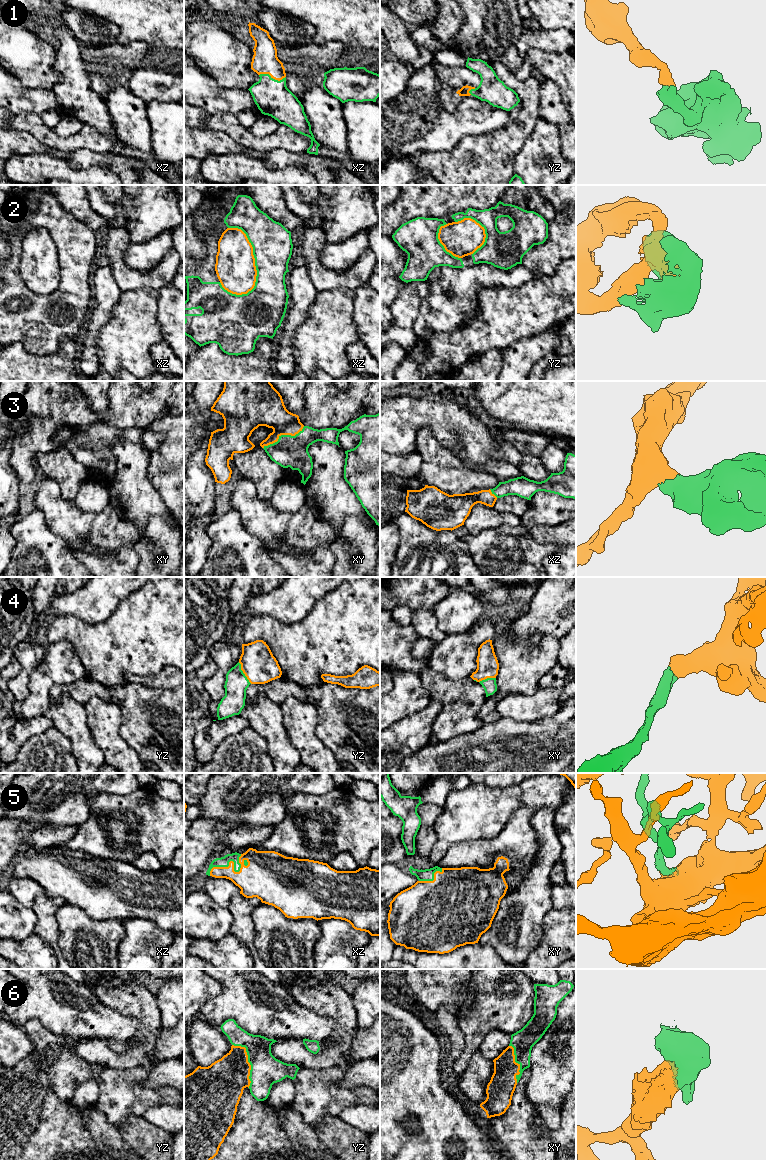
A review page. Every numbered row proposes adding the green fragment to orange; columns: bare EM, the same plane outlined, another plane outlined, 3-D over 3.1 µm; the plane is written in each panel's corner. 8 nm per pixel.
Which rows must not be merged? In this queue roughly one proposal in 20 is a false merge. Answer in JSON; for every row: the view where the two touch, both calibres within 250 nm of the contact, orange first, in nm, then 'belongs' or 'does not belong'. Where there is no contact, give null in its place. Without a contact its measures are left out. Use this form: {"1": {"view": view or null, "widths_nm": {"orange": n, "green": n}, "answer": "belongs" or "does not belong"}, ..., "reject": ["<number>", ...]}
{"1": {"view": "xz", "widths_nm": {"orange": 200, "green": 280}, "answer": "belongs"}, "2": {"view": "xz", "widths_nm": {"orange": 320, "green": 320}, "answer": "does not belong"}, "3": {"view": "xy", "widths_nm": {"orange": 280, "green": 260}, "answer": "belongs"}, "4": {"view": "yz", "widths_nm": {"orange": 280, "green": 190}, "answer": "belongs"}, "5": {"view": "xz", "widths_nm": {"orange": 280, "green": 80}, "answer": "belongs"}, "6": {"view": "yz", "widths_nm": {"orange": 340, "green": 240}, "answer": "belongs"}, "reject": ["2"]}

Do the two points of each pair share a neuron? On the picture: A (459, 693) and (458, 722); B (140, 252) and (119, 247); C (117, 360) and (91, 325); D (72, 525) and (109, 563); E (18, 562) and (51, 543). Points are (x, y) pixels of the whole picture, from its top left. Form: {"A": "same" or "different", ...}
{"A": "same", "B": "different", "C": "different", "D": "same", "E": "same"}

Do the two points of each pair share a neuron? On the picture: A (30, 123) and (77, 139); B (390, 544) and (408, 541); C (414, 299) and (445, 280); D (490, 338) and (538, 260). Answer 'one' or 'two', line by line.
A: one
B: two
C: two
D: two

